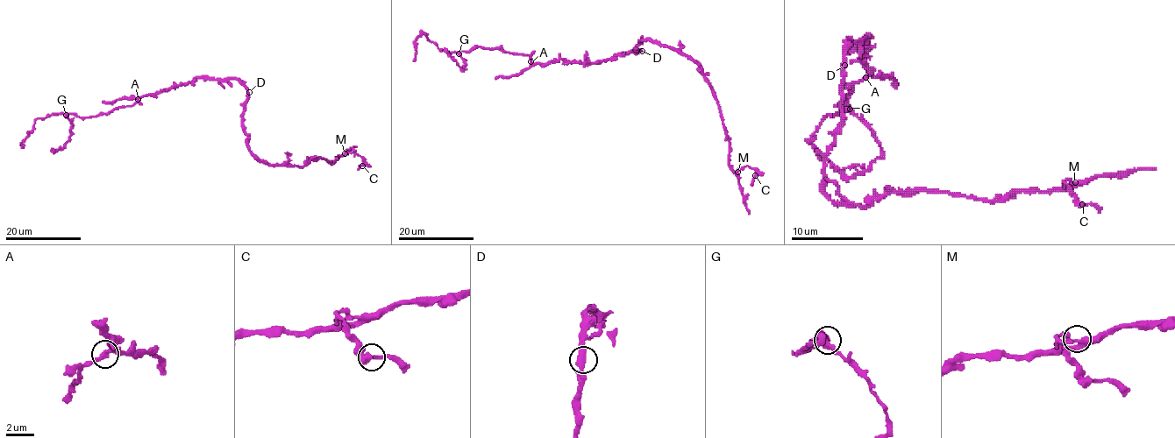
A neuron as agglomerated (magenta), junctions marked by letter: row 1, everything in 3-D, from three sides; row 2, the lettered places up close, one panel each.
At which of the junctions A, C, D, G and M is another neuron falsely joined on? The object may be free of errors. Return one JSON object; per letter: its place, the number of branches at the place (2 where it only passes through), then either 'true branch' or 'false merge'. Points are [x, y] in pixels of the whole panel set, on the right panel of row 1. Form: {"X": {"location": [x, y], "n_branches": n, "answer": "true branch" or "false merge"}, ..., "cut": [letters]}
{"A": {"location": [865, 77], "n_branches": 4, "answer": "true branch"}, "C": {"location": [1082, 204], "n_branches": 2, "answer": "true branch"}, "D": {"location": [844, 65], "n_branches": 2, "answer": "true branch"}, "G": {"location": [850, 109], "n_branches": 3, "answer": "true branch"}, "M": {"location": [1075, 182], "n_branches": 3, "answer": "true branch"}, "cut": []}

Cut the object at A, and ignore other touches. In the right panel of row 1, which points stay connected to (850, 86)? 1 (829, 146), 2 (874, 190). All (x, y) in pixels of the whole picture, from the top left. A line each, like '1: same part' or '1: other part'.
1: other part
2: other part

